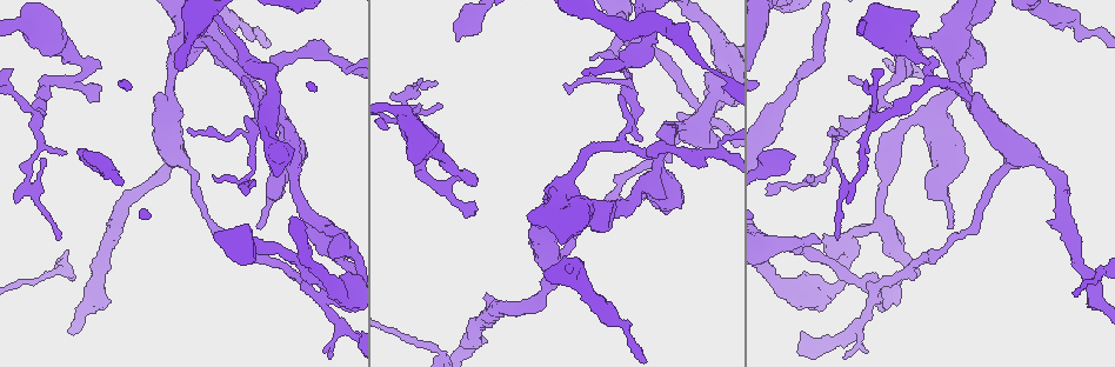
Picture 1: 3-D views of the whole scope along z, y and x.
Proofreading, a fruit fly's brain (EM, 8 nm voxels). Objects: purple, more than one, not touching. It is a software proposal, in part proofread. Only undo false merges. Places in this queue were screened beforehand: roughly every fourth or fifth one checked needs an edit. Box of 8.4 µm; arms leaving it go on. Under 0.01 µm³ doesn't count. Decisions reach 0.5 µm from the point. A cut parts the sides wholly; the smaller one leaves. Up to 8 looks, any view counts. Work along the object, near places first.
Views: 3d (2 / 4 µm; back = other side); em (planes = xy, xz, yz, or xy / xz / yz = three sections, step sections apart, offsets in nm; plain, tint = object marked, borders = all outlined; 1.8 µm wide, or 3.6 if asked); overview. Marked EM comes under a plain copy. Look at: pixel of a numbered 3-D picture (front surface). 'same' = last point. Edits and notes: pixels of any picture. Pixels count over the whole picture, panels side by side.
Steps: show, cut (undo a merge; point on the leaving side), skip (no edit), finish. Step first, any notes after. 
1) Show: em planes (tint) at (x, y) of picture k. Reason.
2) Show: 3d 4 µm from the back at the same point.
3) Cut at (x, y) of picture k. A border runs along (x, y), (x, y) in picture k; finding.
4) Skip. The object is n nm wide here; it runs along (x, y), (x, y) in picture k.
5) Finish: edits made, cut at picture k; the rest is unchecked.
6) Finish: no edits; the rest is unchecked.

Show: 3d 2 µm at (312, 292) of picture 1. Arms run side by side.

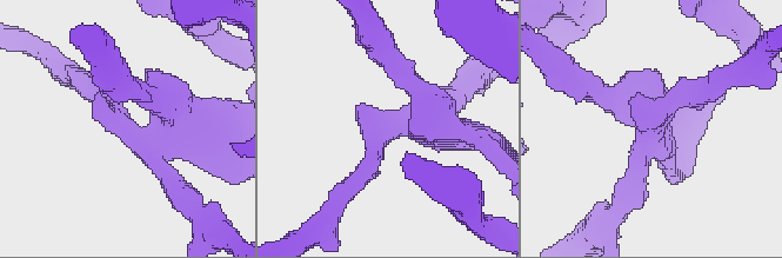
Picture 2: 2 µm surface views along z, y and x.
Show: em planes (tint) at (120, 119) of picture 2. Need the tissue.

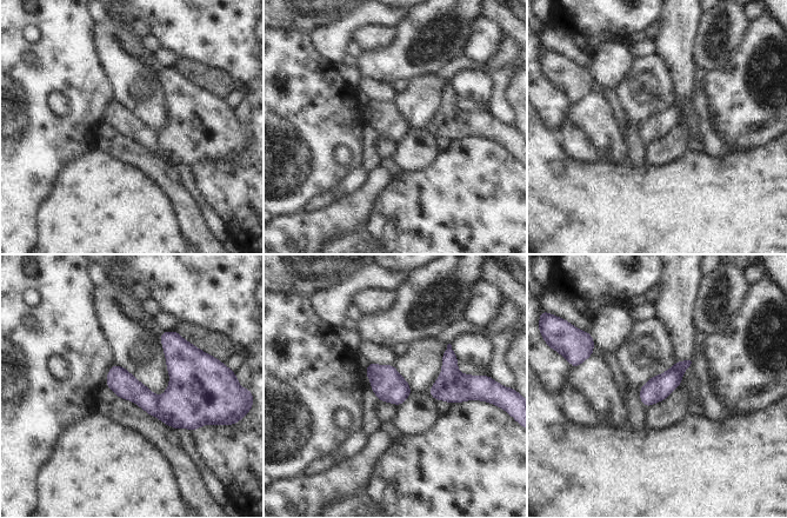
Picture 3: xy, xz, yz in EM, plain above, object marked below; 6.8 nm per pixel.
Cut at (133, 390) of picture 3. A border runs along (158, 397), (169, 424) in picture 3; a second cell is stuck on.

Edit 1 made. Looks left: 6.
Show: em planes (tint) at (36, 121) of picture 1. Three-way junction.

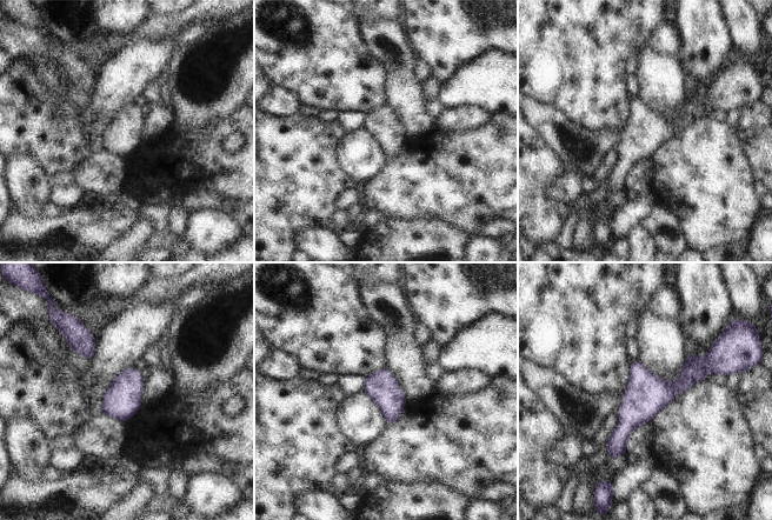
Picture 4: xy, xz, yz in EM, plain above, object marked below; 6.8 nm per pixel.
Skip. It runs along (716, 370), (659, 393), (611, 452) in picture 4; continuous, no second cell.

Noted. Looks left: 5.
Show: 3d 2 µm at (267, 99) of picture 1. Arms run side by side.

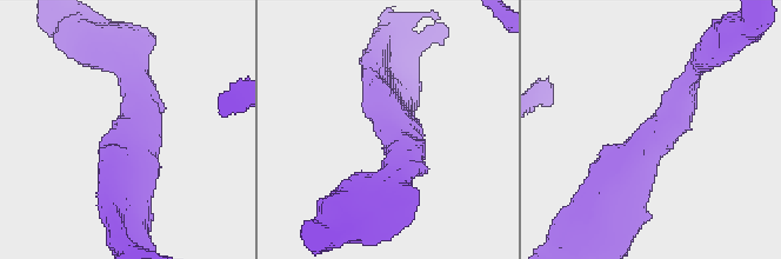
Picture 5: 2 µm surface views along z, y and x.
Show: em xz step 16 (tint) at (652, 134) of picture 5. Need the tissue.

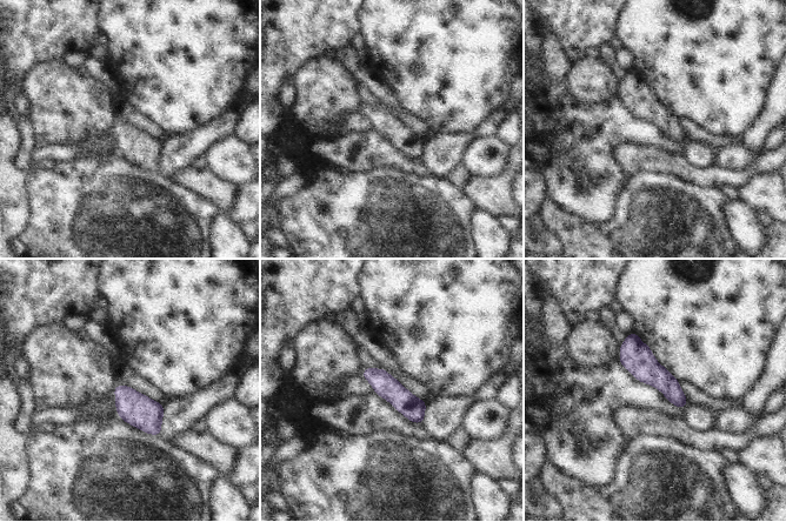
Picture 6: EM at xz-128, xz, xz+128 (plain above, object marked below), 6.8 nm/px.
Skip. It runs along (633, 335), (633, 352), (681, 405) in picture 6; continuous, no second cell.

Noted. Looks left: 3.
Finish: edits made, cut at picture 3; the rest is unchecked.

